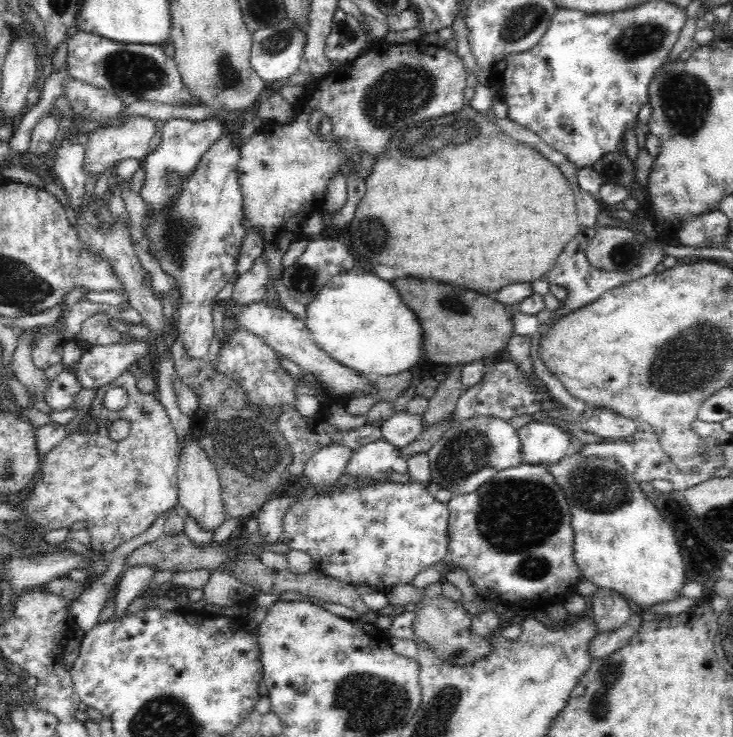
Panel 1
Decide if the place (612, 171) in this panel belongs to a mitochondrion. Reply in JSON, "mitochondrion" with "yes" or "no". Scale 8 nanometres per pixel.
{"mitochondrion":"yes"}

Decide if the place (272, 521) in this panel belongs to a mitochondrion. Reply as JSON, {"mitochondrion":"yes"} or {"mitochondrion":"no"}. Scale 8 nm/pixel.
{"mitochondrion":"no"}

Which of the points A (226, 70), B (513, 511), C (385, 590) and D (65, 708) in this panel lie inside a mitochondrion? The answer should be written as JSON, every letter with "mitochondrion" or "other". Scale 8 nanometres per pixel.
{"A":"mitochondrion","B":"mitochondrion","C":"other","D":"other"}

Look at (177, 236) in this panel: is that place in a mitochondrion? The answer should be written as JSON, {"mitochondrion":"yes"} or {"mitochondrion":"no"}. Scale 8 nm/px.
{"mitochondrion":"yes"}

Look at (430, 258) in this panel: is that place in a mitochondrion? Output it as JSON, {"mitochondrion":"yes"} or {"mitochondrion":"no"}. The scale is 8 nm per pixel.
{"mitochondrion":"no"}

